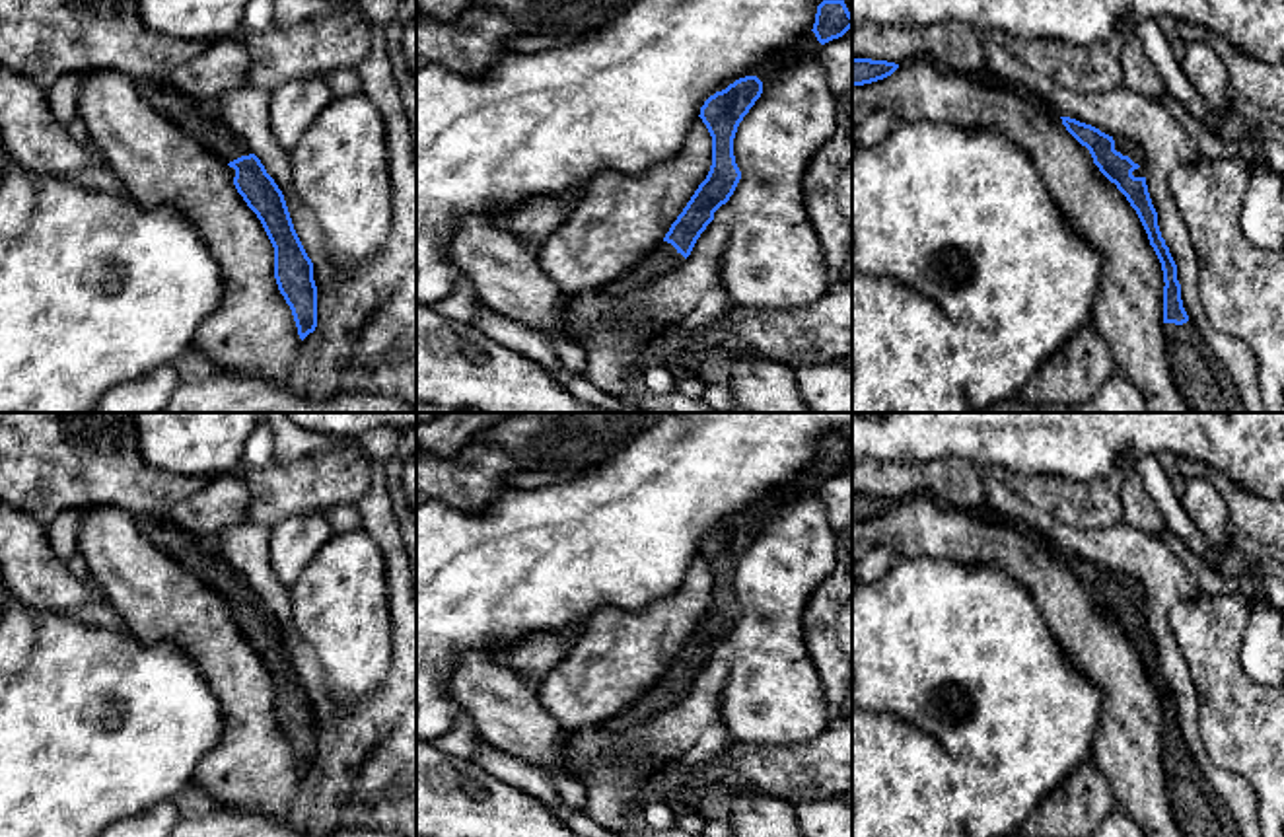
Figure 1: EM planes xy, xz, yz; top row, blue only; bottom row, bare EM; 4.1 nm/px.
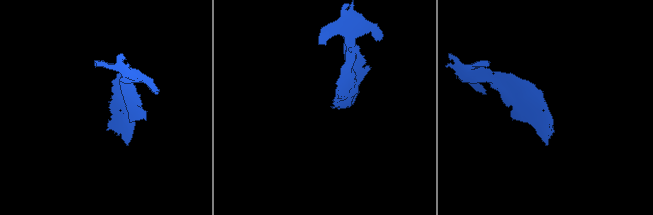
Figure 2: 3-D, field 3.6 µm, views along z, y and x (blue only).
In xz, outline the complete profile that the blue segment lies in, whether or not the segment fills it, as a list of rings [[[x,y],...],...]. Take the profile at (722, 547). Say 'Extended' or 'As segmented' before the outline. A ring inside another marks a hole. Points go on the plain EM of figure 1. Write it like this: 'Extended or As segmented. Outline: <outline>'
Extended. Outline: [[[745,512],[710,531],[700,543],[700,555],[712,572],[712,601],[665,673],[630,707],[609,718],[603,728],[628,730],[675,707],[693,687],[696,675],[714,656],[714,648],[733,631],[741,607],[733,592],[739,559],[763,529],[757,512]]]

